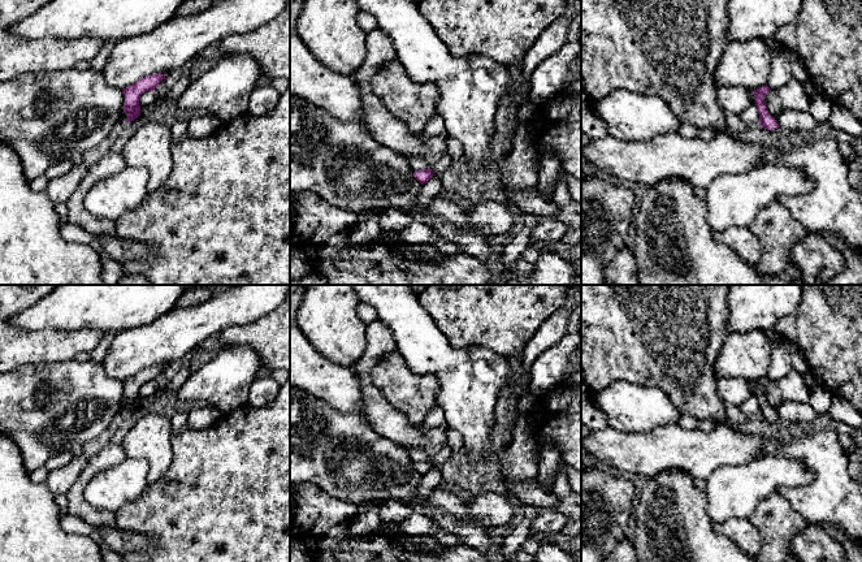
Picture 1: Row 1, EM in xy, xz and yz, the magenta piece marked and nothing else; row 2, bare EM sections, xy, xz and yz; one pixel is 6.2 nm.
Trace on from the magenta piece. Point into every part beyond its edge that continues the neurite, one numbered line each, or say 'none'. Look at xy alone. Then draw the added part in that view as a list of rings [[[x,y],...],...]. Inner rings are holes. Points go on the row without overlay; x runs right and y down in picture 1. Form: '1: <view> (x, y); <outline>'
none

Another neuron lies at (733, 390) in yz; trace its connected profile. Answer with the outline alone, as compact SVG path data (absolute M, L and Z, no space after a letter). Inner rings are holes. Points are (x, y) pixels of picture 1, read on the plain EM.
M719 377L716 390L724 403L740 406L753 395L753 382L738 377Z

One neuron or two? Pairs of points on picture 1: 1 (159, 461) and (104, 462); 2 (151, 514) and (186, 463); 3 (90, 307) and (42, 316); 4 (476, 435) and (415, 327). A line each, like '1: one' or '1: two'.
1: two
2: one
3: one
4: one

